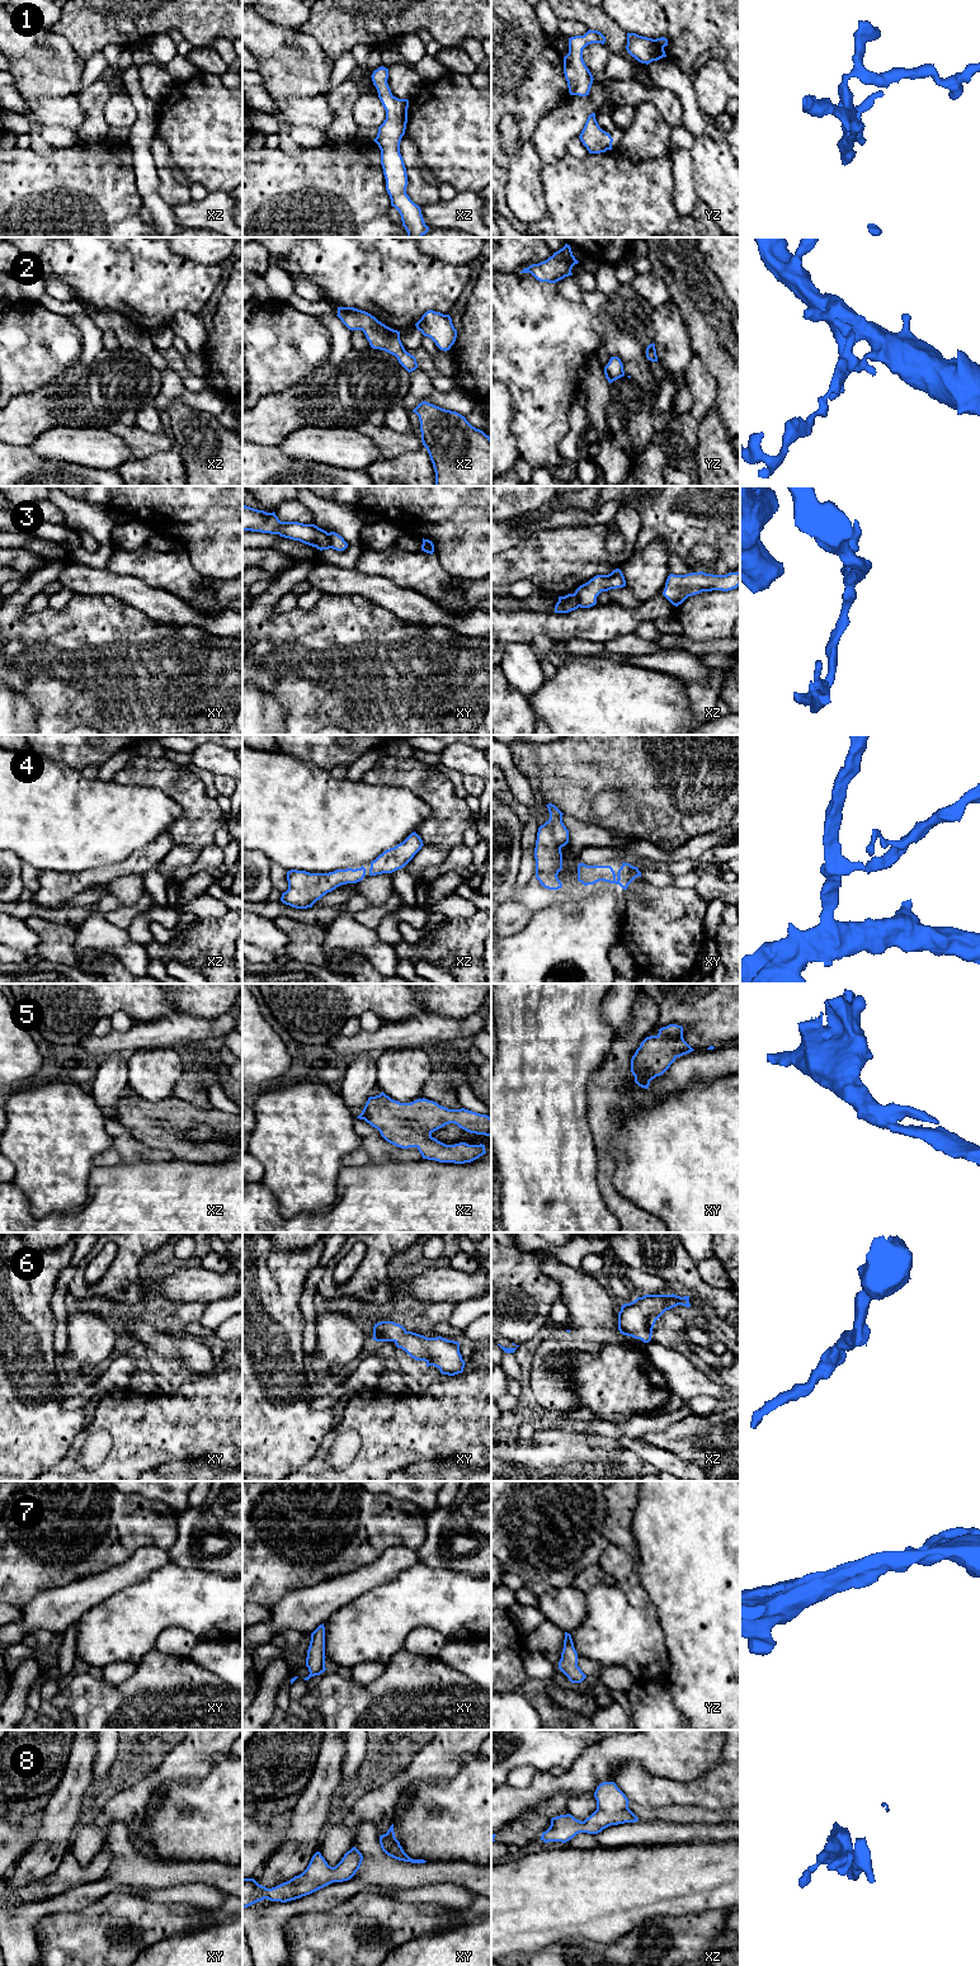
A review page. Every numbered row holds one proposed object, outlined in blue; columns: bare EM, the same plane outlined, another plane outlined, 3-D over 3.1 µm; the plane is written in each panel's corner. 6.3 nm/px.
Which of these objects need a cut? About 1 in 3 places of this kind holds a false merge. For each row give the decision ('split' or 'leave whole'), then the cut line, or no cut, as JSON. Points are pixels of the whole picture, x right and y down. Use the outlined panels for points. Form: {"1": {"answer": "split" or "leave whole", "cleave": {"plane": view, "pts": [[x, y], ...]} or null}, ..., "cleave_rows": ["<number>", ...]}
{"1": {"answer": "leave whole", "cleave": null}, "2": {"answer": "leave whole", "cleave": null}, "3": {"answer": "split", "cleave": {"plane": "xy", "pts": [[328, 533], [330, 547]]}}, "4": {"answer": "leave whole", "cleave": null}, "5": {"answer": "leave whole", "cleave": null}, "6": {"answer": "leave whole", "cleave": null}, "7": {"answer": "leave whole", "cleave": null}, "8": {"answer": "leave whole", "cleave": null}, "cleave_rows": ["3"]}

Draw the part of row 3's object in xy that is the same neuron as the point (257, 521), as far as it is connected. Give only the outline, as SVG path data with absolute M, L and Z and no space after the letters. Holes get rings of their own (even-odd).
M242 505L242 531L279 534L281 537L300 541L317 550L329 550L329 533L315 524L298 522L281 522L275 513L267 513Z

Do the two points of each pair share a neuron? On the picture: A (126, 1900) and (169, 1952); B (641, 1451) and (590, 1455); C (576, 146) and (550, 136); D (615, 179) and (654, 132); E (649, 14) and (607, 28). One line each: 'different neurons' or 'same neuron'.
A: different neurons
B: different neurons
C: different neurons
D: different neurons
E: different neurons

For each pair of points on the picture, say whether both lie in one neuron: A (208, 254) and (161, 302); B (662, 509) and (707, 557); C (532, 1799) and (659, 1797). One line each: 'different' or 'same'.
A: different
B: different
C: different

